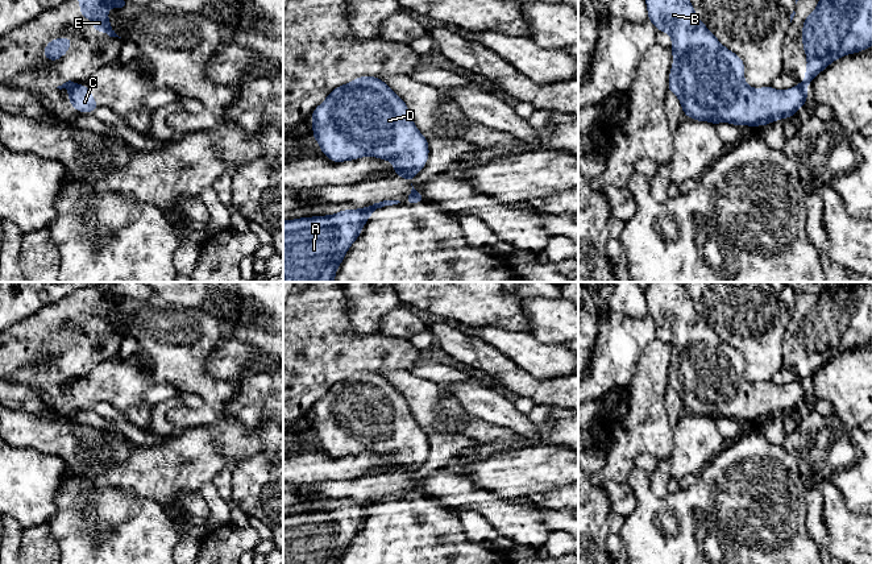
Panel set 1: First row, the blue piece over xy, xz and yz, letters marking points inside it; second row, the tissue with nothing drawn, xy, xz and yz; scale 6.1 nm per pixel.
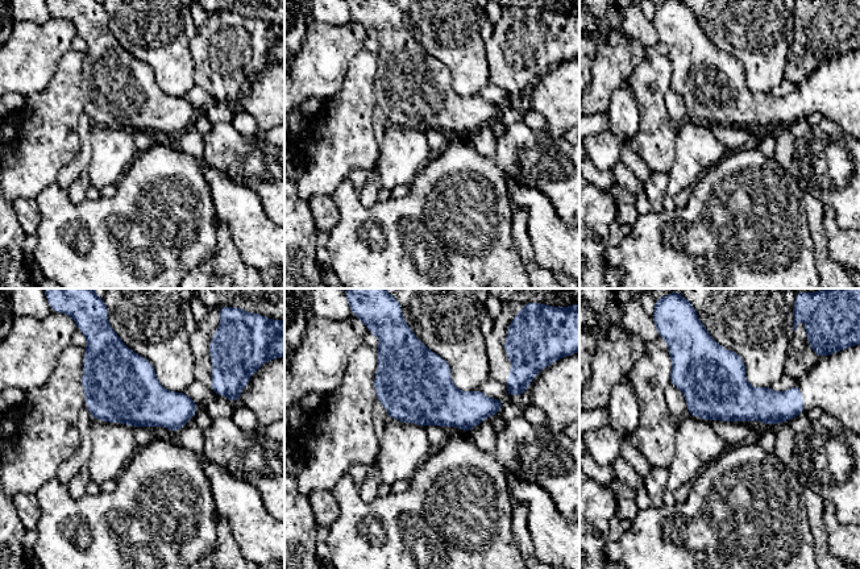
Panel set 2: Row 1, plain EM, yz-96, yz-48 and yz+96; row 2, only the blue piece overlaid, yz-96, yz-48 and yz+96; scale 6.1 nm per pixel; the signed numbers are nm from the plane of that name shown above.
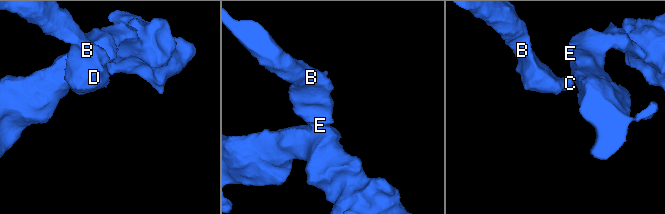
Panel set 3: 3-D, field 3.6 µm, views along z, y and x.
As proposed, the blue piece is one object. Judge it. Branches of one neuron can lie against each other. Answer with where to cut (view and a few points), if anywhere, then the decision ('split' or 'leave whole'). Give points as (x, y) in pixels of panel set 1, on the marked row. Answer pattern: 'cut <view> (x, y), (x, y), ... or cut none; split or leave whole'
cut yz (798, 83), (805, 88); split

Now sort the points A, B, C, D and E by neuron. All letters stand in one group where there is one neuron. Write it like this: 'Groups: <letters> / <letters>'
Groups: A E / B C D

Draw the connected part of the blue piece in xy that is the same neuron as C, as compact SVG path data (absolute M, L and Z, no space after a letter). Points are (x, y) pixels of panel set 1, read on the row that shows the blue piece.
M83 83L72 86L67 98L71 105L82 113L94 112L97 107L100 107L95 101L92 92Z

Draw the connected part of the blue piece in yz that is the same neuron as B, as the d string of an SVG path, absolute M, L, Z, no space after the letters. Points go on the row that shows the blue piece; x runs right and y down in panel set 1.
M645 0L648 20L657 30L672 36L670 67L668 90L673 92L682 107L684 115L697 121L730 123L734 125L768 125L796 112L807 101L806 88L797 84L778 91L769 87L752 88L744 80L744 62L724 47L718 38L697 17L690 0Z

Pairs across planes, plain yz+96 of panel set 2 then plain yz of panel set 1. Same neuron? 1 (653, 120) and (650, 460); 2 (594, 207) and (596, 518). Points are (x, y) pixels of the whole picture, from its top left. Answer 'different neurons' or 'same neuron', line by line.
1: different neurons
2: same neuron

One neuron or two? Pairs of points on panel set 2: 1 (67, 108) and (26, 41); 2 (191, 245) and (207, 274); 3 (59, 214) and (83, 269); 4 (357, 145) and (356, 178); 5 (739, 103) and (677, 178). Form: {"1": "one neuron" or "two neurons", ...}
{"1": "two neurons", "2": "two neurons", "3": "one neuron", "4": "two neurons", "5": "two neurons"}

